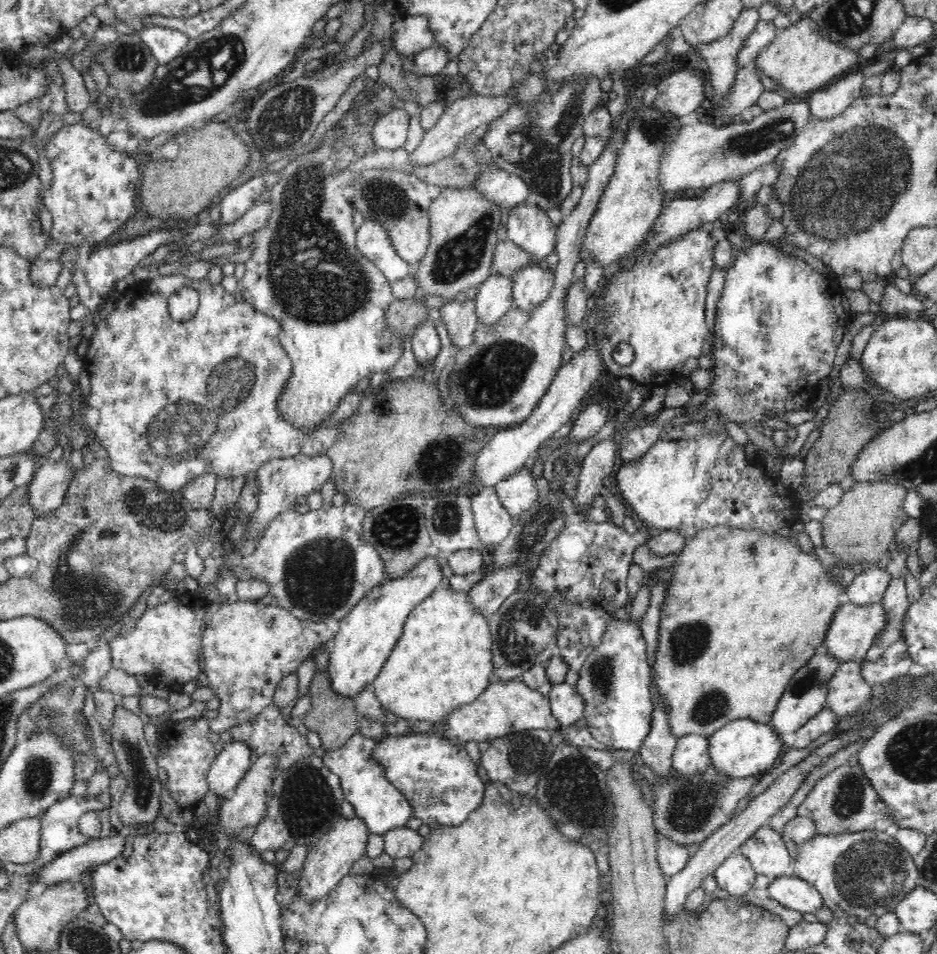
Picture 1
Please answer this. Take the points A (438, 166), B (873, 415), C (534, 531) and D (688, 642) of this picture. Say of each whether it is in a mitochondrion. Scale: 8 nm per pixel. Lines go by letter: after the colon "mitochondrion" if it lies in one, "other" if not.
A: other
B: mitochondrion
C: mitochondrion
D: mitochondrion

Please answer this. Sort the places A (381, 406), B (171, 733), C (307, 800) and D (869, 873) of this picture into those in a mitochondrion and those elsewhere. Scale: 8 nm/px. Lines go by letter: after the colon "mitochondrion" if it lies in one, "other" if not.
A: other
B: other
C: mitochondrion
D: mitochondrion

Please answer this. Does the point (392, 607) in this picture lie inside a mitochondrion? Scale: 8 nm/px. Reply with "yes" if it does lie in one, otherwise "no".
no

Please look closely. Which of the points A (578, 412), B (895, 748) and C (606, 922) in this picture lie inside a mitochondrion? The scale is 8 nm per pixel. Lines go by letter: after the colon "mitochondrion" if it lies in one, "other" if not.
A: other
B: mitochondrion
C: other

